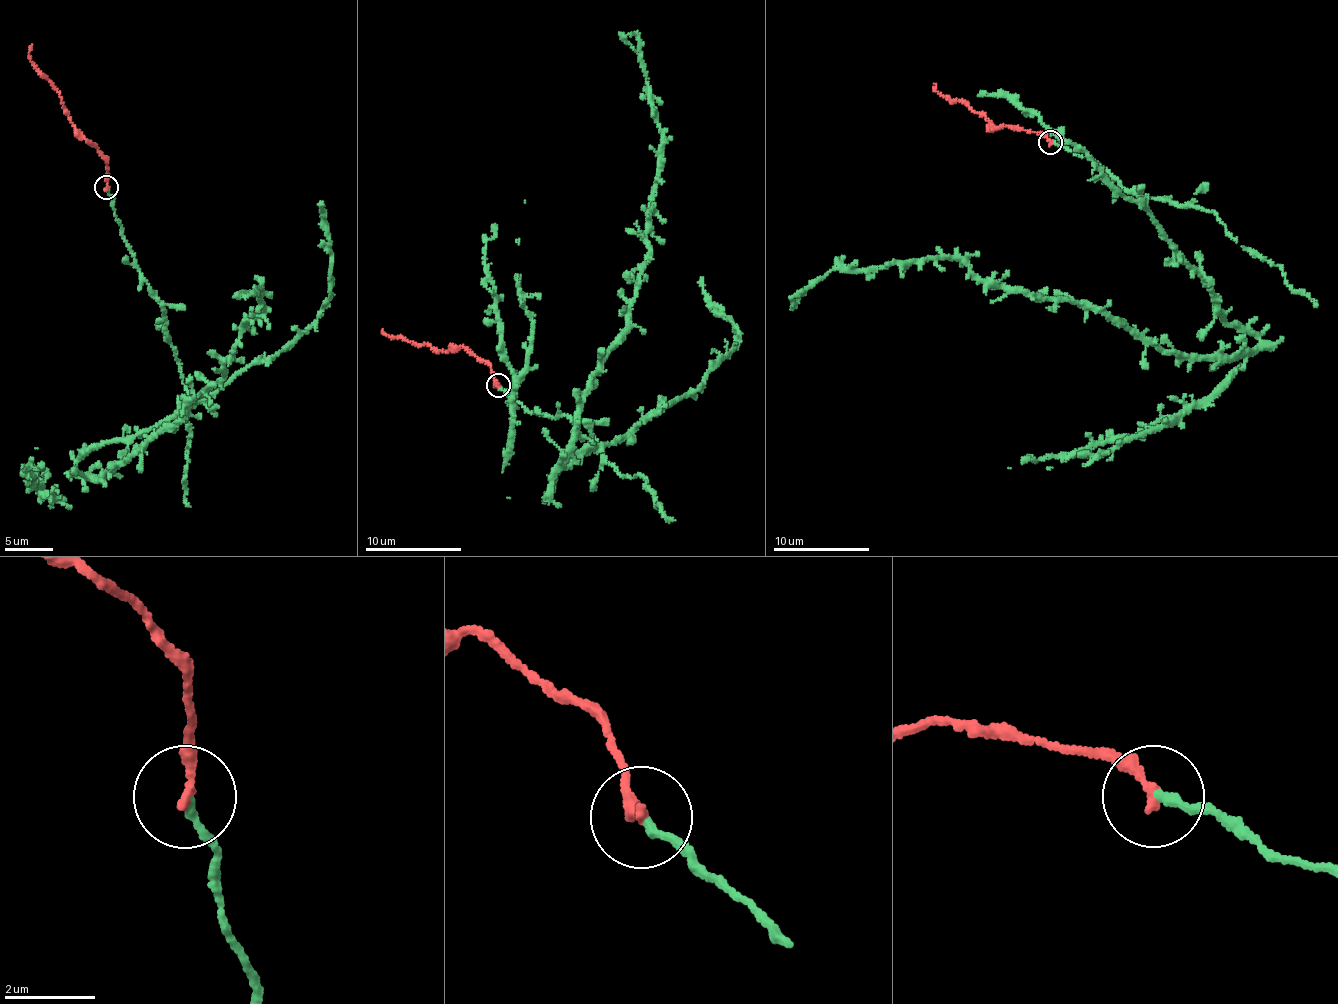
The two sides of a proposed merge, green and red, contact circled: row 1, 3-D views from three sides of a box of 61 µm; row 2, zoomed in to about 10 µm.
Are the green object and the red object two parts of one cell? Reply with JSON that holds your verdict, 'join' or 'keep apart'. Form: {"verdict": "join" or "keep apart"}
{"verdict": "join"}

